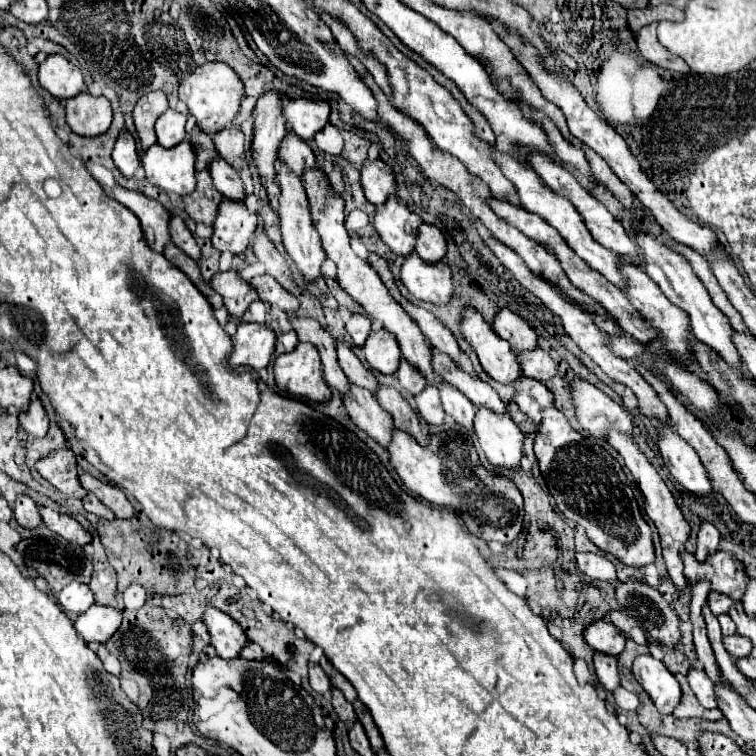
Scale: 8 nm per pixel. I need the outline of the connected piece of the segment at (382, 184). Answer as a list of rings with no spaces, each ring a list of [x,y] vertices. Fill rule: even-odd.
[[[367,160],[361,170],[361,186],[365,190],[365,198],[371,204],[385,202],[385,198],[393,196],[397,192],[397,182],[395,182],[395,172],[389,164],[381,160]]]

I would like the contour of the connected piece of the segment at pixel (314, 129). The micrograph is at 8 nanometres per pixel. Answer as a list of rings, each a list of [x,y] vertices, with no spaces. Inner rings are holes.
[[[293,98],[285,104],[283,114],[291,130],[309,142],[329,122],[331,106],[325,100]]]

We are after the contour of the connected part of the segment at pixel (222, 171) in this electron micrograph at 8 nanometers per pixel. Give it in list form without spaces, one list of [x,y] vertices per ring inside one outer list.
[[[217,158],[211,166],[209,166],[211,178],[213,178],[213,186],[229,200],[233,202],[245,202],[247,194],[245,194],[245,186],[241,186],[241,178],[237,174],[237,170],[233,170],[229,164],[225,164],[221,158]]]

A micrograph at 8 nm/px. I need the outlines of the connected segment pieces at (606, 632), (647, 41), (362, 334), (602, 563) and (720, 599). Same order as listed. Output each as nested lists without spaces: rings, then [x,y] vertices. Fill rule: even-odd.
[[[597,620],[597,622],[591,622],[585,632],[585,642],[597,650],[597,652],[603,652],[603,654],[611,654],[611,656],[619,656],[623,646],[625,646],[625,634],[619,632],[611,622],[607,620]]]
[[[649,24],[645,28],[641,28],[641,32],[637,32],[637,46],[639,52],[645,60],[649,60],[651,64],[657,64],[661,68],[673,70],[673,72],[689,72],[689,66],[685,64],[683,58],[671,54],[669,50],[665,50],[665,46],[659,44],[657,40],[657,24]]]
[[[353,314],[353,316],[349,318],[349,322],[347,322],[345,328],[347,328],[347,332],[351,334],[353,342],[355,342],[357,346],[363,346],[365,340],[369,338],[369,334],[371,334],[371,320],[369,320],[367,316],[363,316],[363,314]]]
[[[575,552],[577,558],[577,566],[581,572],[585,572],[591,578],[599,578],[599,580],[607,580],[607,582],[615,582],[615,566],[599,554],[589,554],[589,552]]]
[[[709,592],[709,610],[719,616],[719,614],[727,614],[729,608],[733,606],[733,598],[729,598],[727,594],[717,594],[717,592]]]

